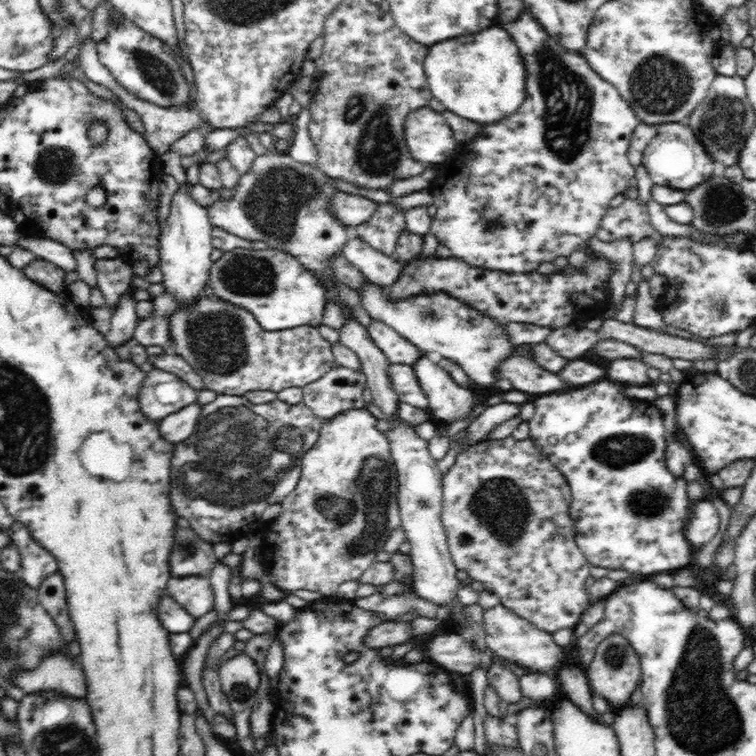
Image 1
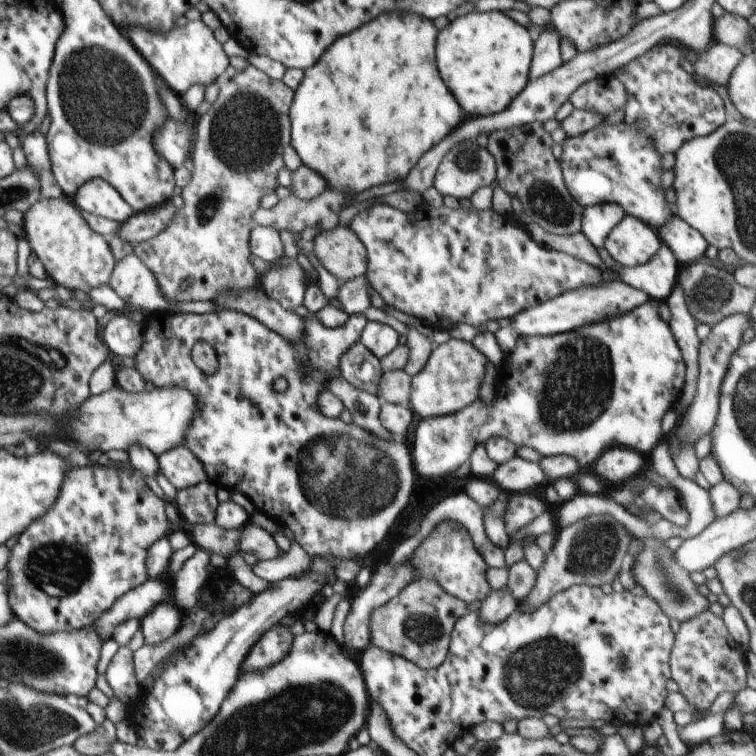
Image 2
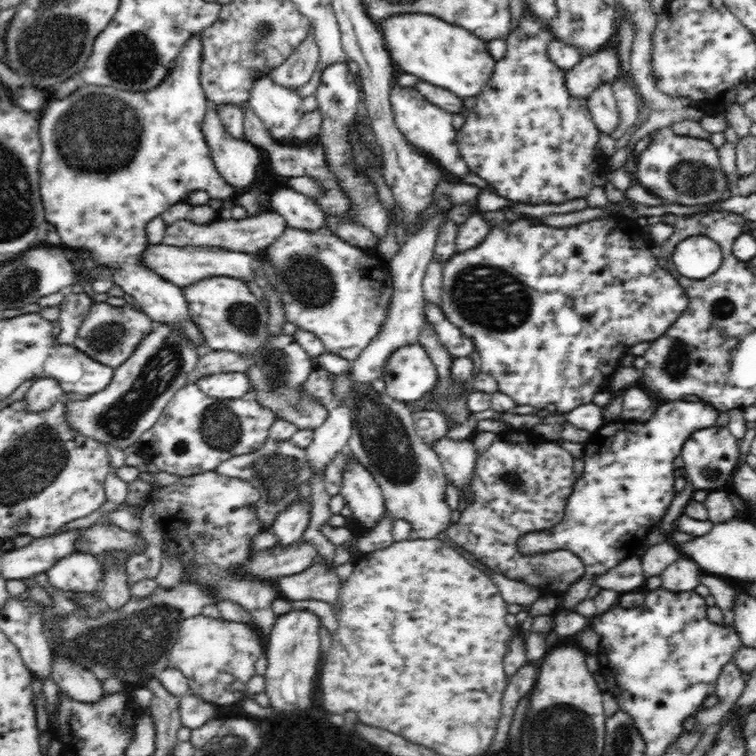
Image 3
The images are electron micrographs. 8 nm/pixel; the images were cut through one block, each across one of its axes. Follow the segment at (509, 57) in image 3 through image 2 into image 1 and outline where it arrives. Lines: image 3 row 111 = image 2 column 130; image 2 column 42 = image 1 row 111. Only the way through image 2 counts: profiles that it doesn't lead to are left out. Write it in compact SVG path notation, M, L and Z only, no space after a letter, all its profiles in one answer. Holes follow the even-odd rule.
M528 11L522 12L518 16L516 22L499 23L504 29L508 29L515 43L522 53L523 61L528 66L528 90L527 98L521 104L520 110L516 111L512 116L500 120L498 123L490 123L482 125L480 134L477 134L468 146L470 152L462 152L464 158L468 158L468 167L461 168L456 175L446 182L444 177L430 186L433 194L433 204L436 206L436 214L431 220L431 232L436 235L440 245L448 247L452 253L452 257L460 259L461 262L468 263L468 266L478 267L481 270L502 271L507 274L527 274L536 271L542 262L553 262L555 257L560 255L568 257L575 250L588 250L588 242L596 236L600 228L602 218L610 208L610 200L618 194L622 194L624 190L630 188L630 180L634 178L635 166L628 160L629 142L632 138L634 129L641 121L637 118L632 107L618 93L618 90L612 84L601 79L589 62L580 53L565 50L559 46L553 38L549 38L544 30L541 30L537 20L534 19Z

